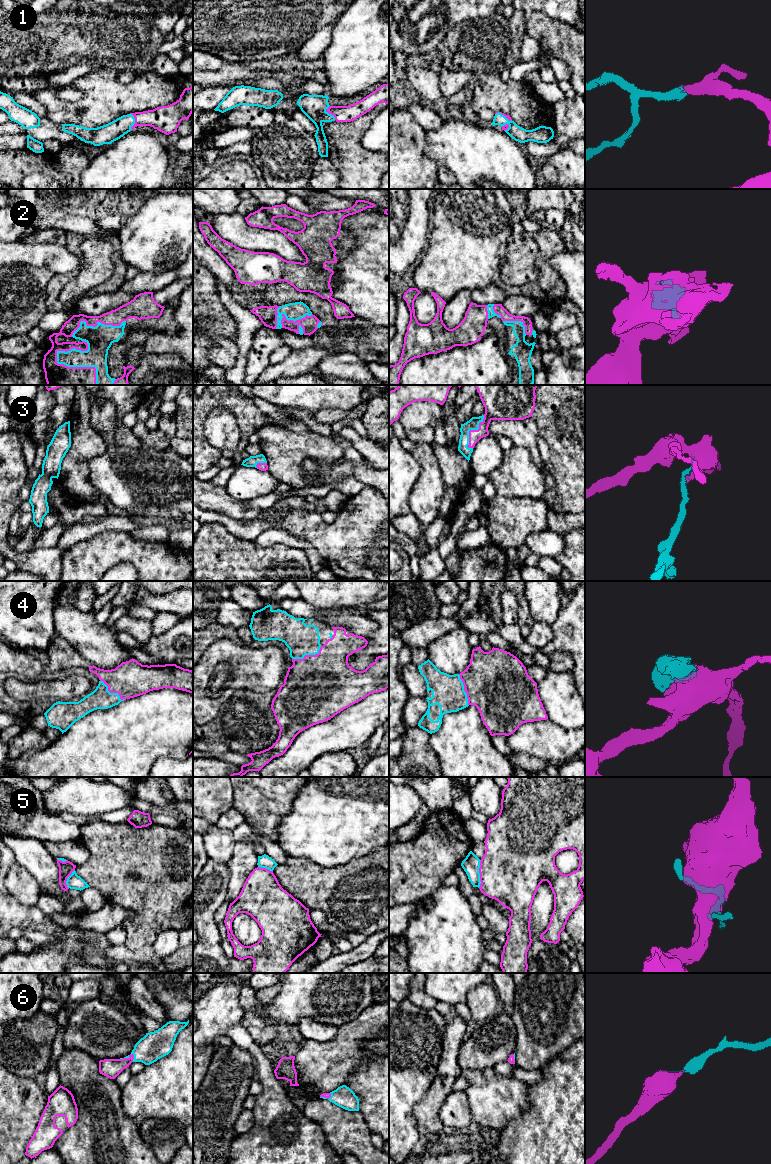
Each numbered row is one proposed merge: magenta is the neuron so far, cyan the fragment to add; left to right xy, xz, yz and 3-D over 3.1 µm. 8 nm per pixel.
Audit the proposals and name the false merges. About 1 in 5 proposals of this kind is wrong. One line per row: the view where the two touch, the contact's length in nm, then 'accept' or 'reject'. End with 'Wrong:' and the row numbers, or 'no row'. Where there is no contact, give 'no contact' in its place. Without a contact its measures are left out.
1: contact in xz; length 130 nm; accept
2: contact in xy; length 420 nm; accept
3: contact in yz; length 300 nm; accept
4: contact in xz; length 260 nm; accept
5: contact in yz; length 220 nm; reject
6: contact in xy; length 70 nm; accept
Wrong: 5

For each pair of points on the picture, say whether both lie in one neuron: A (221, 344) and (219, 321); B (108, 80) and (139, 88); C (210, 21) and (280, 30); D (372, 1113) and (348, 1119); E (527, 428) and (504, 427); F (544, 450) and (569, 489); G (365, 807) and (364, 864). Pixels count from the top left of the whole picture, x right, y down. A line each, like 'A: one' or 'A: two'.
A: two
B: one
C: one
D: two
E: one
F: two
G: two

